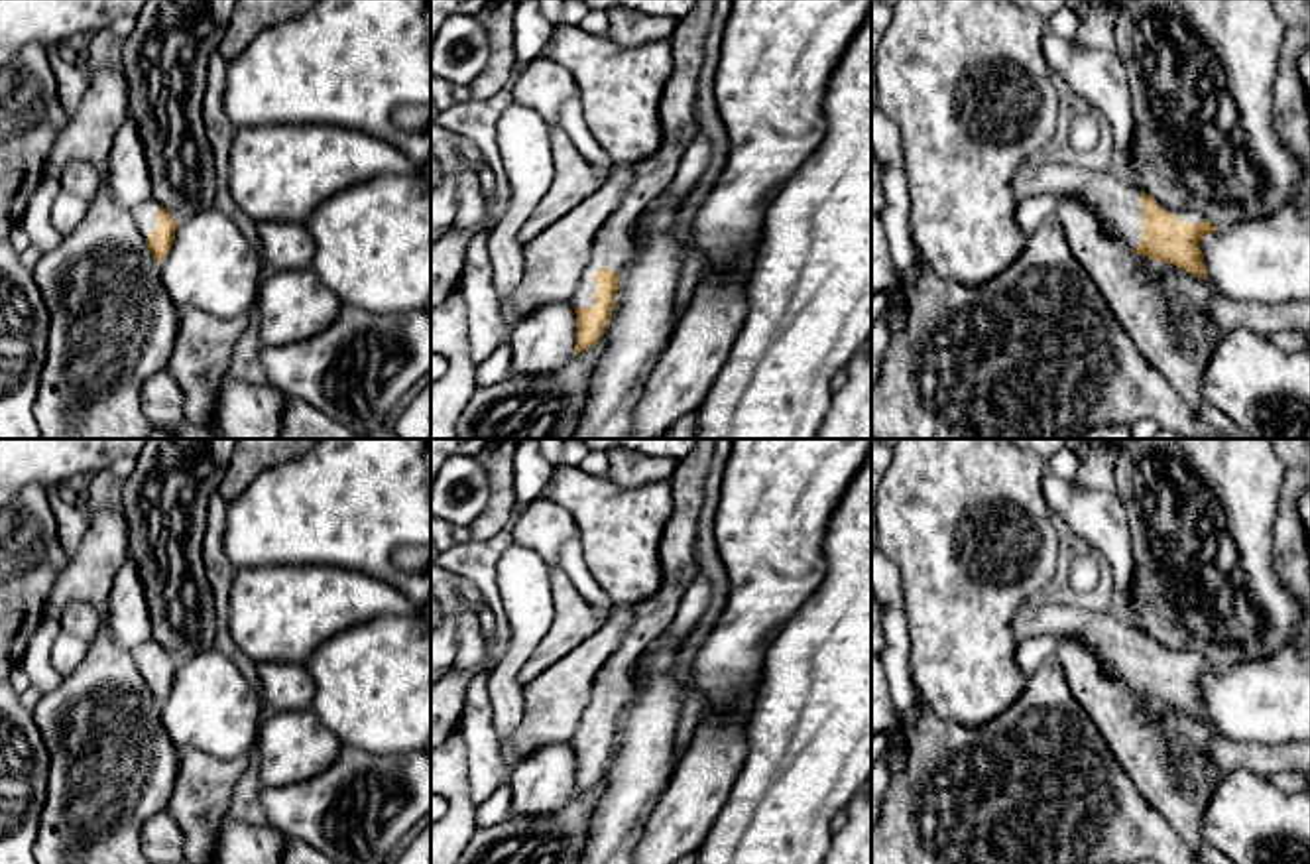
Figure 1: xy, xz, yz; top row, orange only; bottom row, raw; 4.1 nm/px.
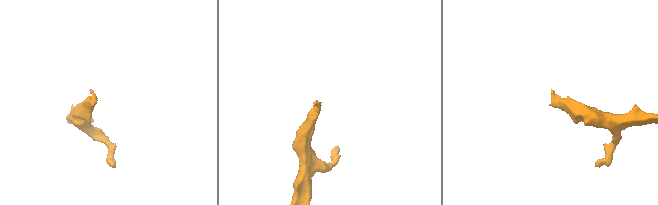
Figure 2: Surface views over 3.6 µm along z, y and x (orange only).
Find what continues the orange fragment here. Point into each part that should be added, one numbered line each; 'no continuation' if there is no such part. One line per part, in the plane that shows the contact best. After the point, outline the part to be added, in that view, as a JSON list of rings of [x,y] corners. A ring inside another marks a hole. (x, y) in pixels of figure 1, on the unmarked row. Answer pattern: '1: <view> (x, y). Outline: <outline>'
1: xz (612, 687). Outline: [[[696,439],[694,447],[677,461],[671,478],[671,516],[659,539],[663,581],[657,592],[629,606],[633,620],[614,653],[600,667],[592,697],[570,740],[572,748],[594,748],[598,726],[592,716],[612,709],[618,716],[631,699],[631,667],[653,646],[677,616],[681,598],[698,563],[694,559],[696,520],[704,500],[704,484],[712,463],[714,439]]]

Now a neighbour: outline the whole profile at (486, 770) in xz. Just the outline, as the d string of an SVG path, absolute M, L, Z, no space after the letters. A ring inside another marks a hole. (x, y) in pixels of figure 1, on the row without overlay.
M488 671L476 673L468 683L464 712L458 728L466 744L470 801L474 807L478 807L500 785L507 783L511 773L511 770L504 762L498 732L494 726Z

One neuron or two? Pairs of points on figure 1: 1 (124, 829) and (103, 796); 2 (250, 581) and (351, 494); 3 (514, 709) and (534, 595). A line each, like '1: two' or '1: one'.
1: one
2: two
3: one

